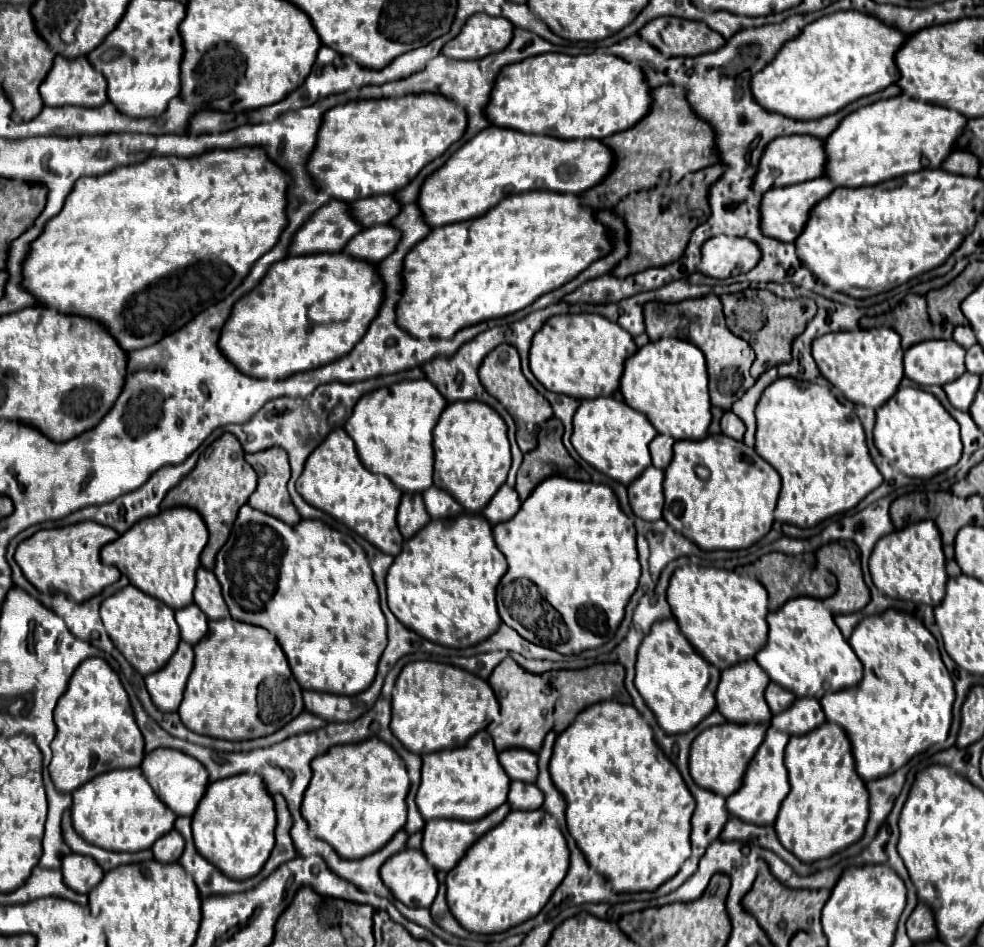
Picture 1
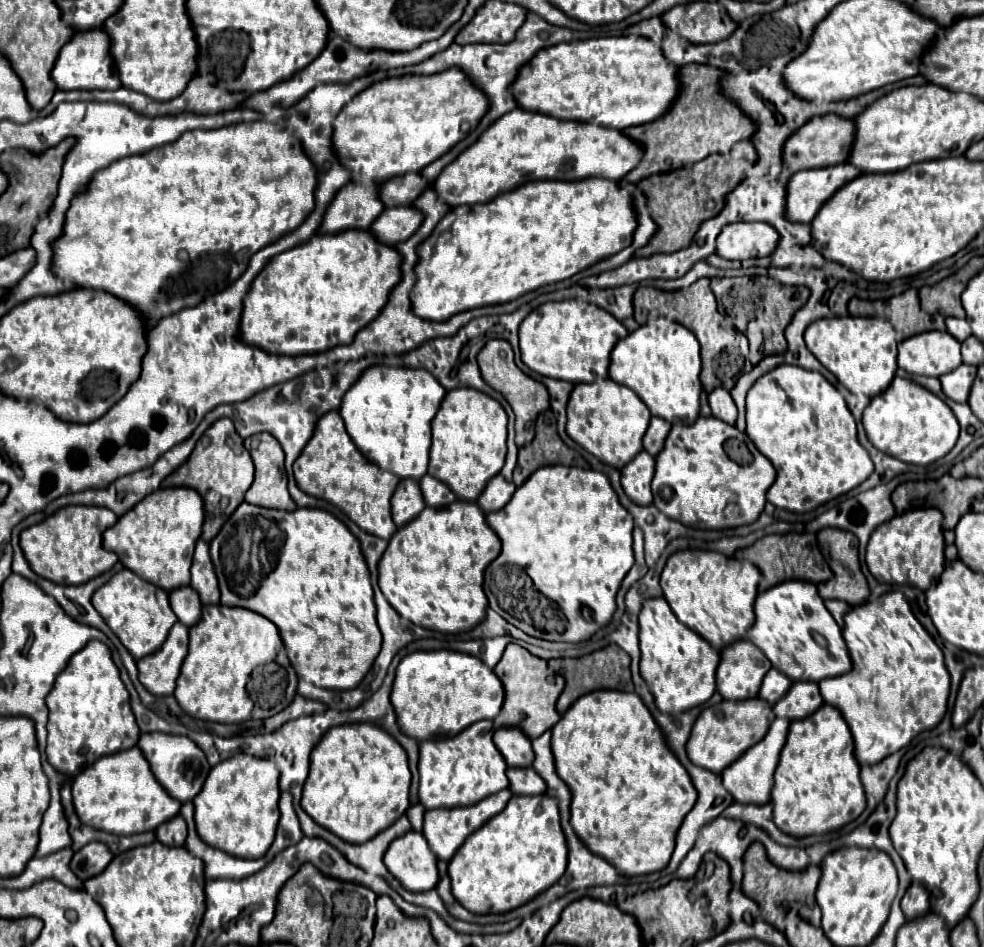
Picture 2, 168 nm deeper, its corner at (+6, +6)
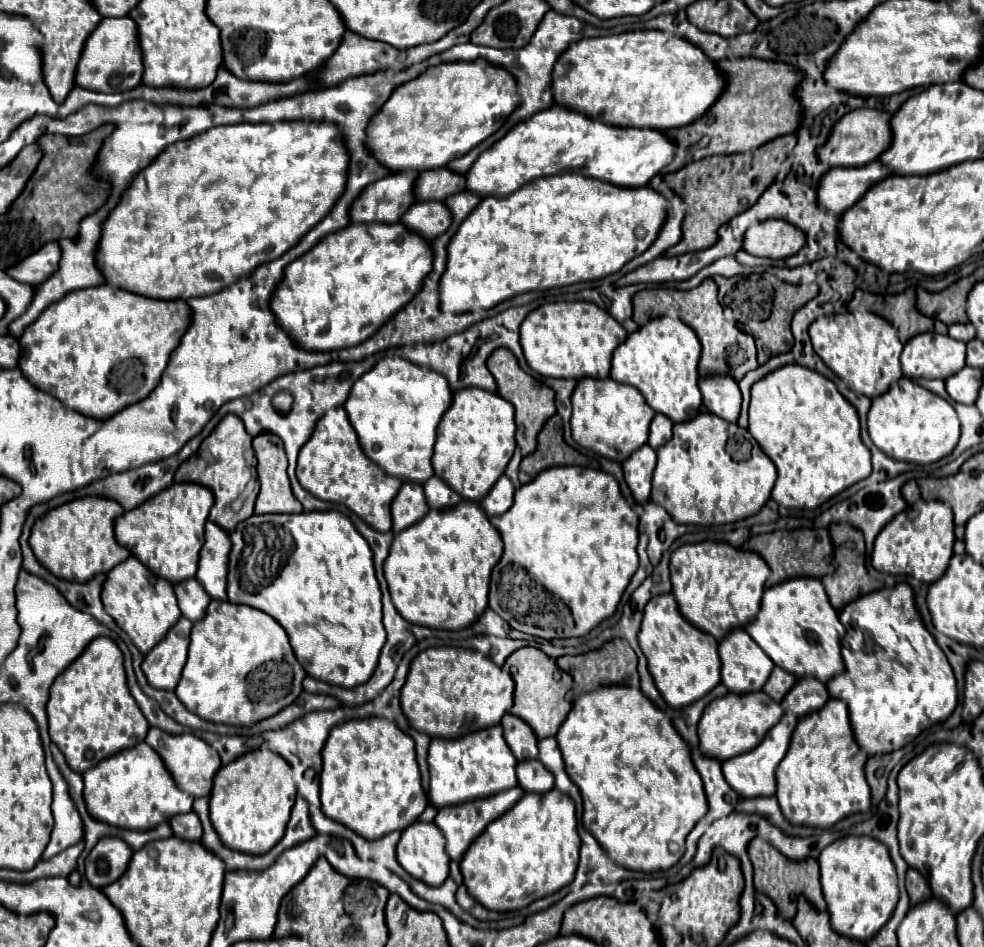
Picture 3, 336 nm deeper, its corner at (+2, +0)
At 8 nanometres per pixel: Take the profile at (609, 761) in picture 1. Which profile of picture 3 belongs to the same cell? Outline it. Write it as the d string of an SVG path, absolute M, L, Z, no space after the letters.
M601 687L593 693L585 693L581 695L573 709L569 711L565 723L561 725L559 733L557 733L557 743L559 749L563 753L563 761L565 761L565 771L571 777L571 781L579 787L581 797L583 797L583 827L587 831L591 831L591 835L599 841L599 845L603 847L603 851L621 867L625 869L633 869L633 871L643 871L643 873L653 873L653 871L665 871L669 867L673 867L685 851L685 837L689 835L689 831L695 827L695 823L707 813L707 805L705 805L705 793L703 793L703 783L701 777L697 773L697 769L691 763L691 755L687 751L687 743L683 743L683 739L679 737L679 733L675 731L675 727L671 727L671 719L659 711L639 689L631 689L631 687Z

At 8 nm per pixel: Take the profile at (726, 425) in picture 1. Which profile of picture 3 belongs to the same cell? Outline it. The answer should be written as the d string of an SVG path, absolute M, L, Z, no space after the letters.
M731 377L701 379L699 387L703 391L703 405L711 413L727 419L729 423L737 423L741 411L741 391Z

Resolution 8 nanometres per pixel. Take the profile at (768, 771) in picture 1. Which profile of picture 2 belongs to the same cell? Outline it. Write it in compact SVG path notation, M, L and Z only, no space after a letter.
M775 719L771 723L771 729L767 731L767 735L757 745L747 749L737 761L731 763L731 767L723 769L723 773L721 773L723 787L733 795L735 801L739 801L739 803L755 803L755 805L765 805L765 803L771 801L773 771L775 771L775 767L779 763L779 753L781 753L783 745L785 745L787 729L789 729L789 721Z

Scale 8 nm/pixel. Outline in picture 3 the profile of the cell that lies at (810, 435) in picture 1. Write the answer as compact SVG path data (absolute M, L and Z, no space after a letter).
M785 365L751 387L749 433L777 467L777 481L771 497L791 509L817 509L847 487L871 475L871 453L859 437L859 417L855 407L837 391L835 383L801 365Z

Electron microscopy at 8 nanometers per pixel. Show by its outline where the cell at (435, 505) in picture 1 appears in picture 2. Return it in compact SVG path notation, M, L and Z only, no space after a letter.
M425 475L421 479L421 491L423 491L423 499L429 507L439 507L439 505L451 505L451 501L457 501L455 493L451 493L451 489L443 483L437 481L431 475Z

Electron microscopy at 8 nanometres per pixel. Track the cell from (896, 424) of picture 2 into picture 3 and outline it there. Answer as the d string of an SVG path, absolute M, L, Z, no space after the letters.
M901 377L899 383L891 387L891 391L873 399L867 425L871 441L887 457L917 465L935 463L951 455L961 435L959 419L955 415L953 405L941 399L939 395L919 387L907 377Z

